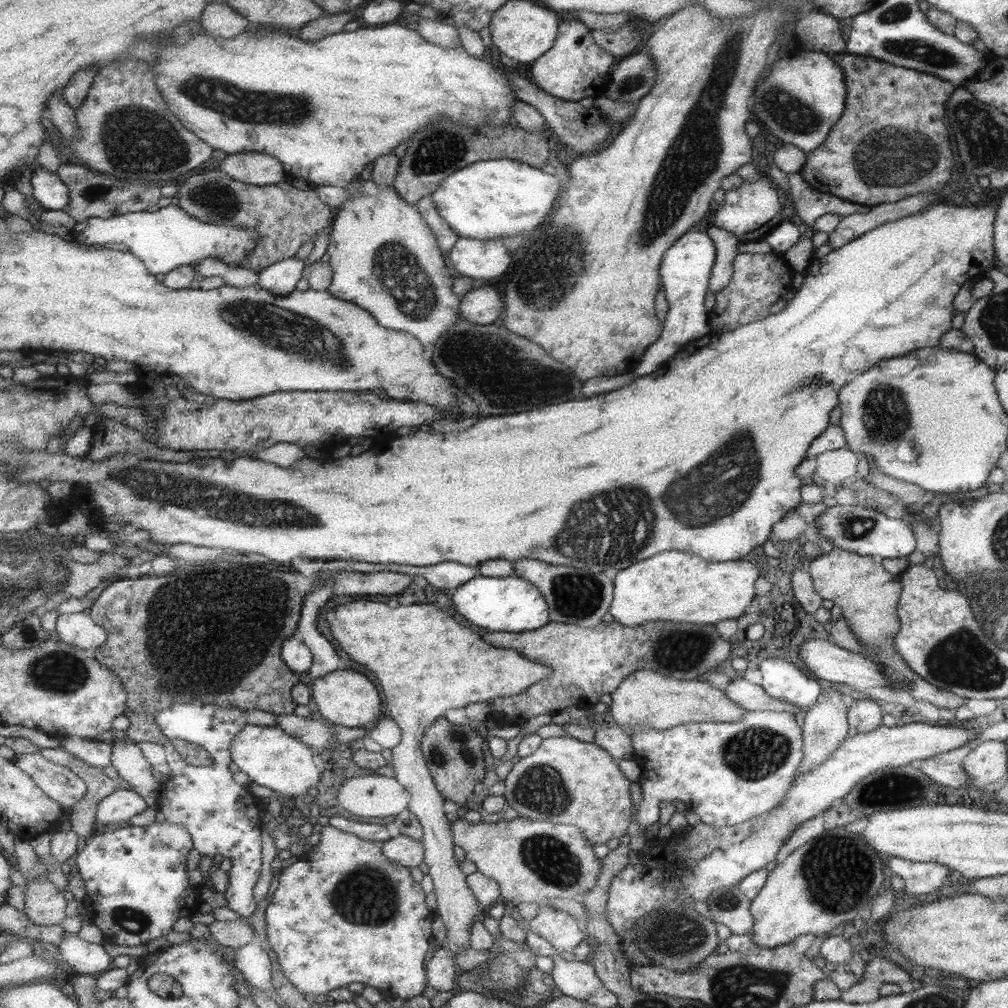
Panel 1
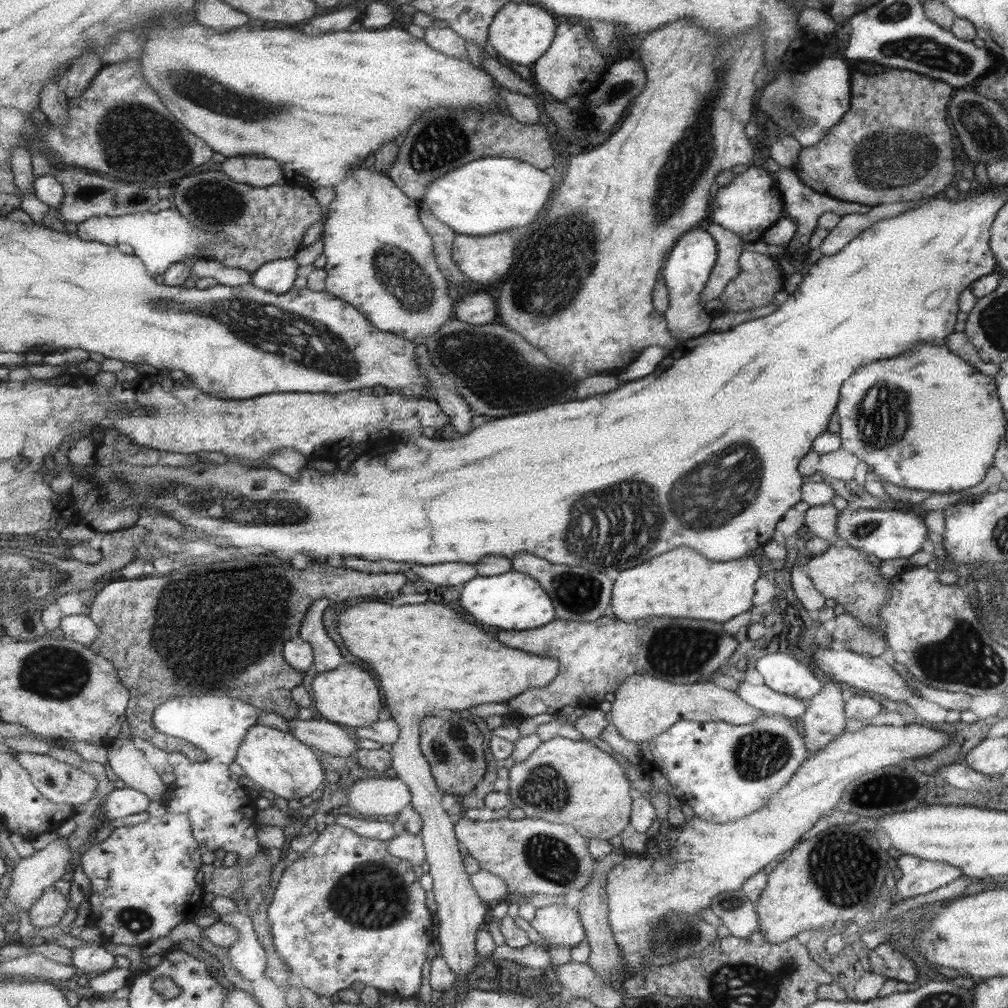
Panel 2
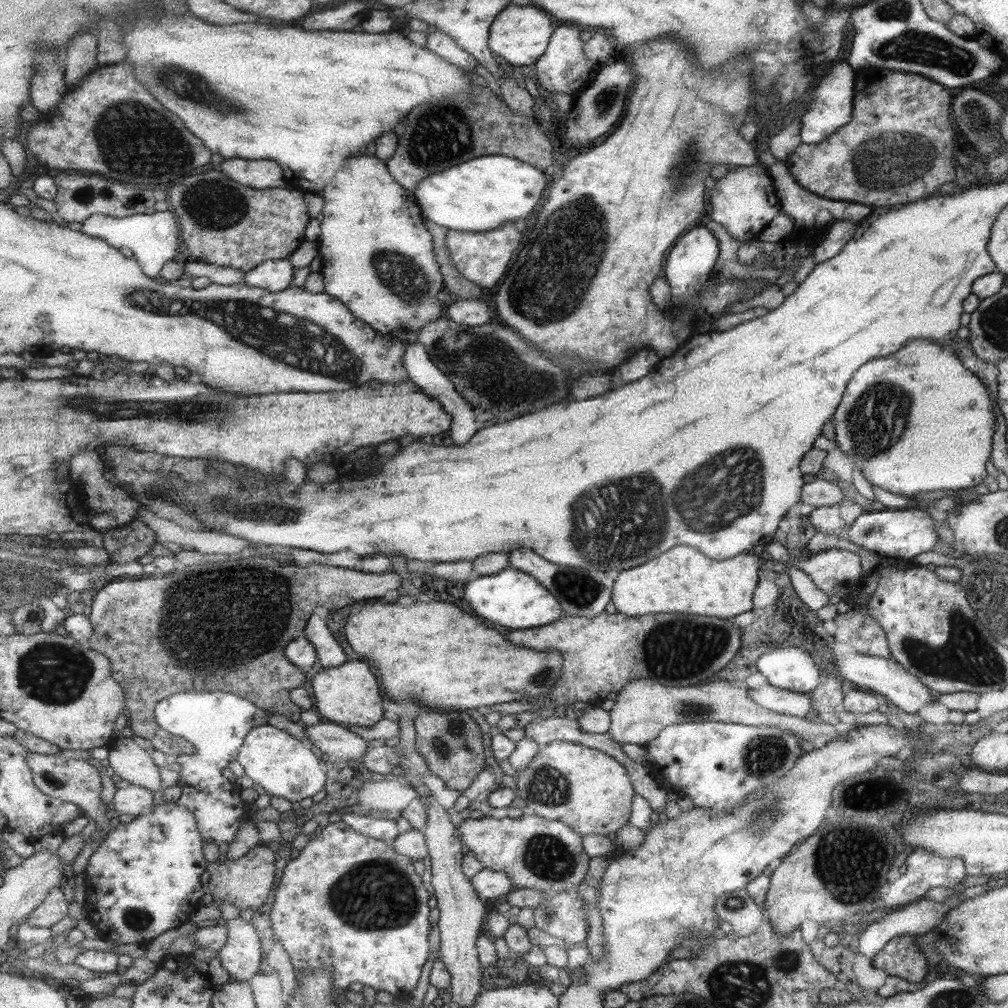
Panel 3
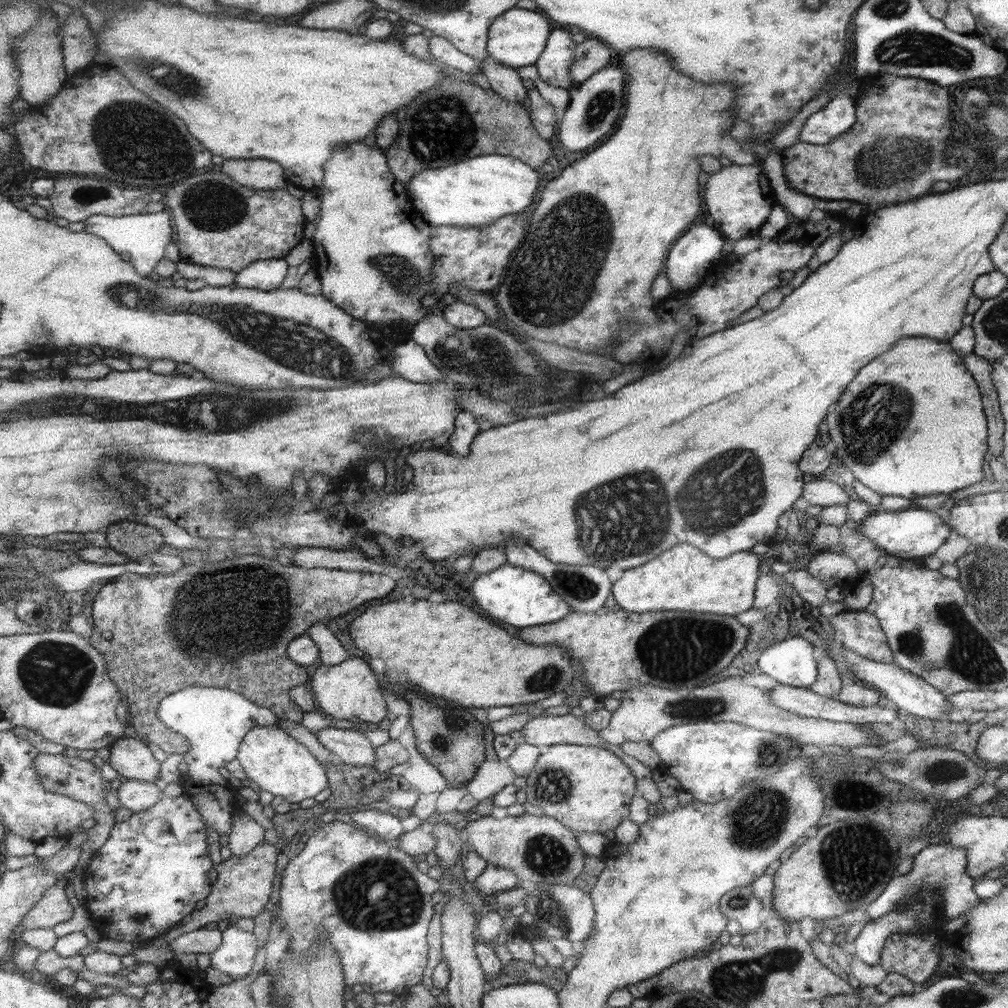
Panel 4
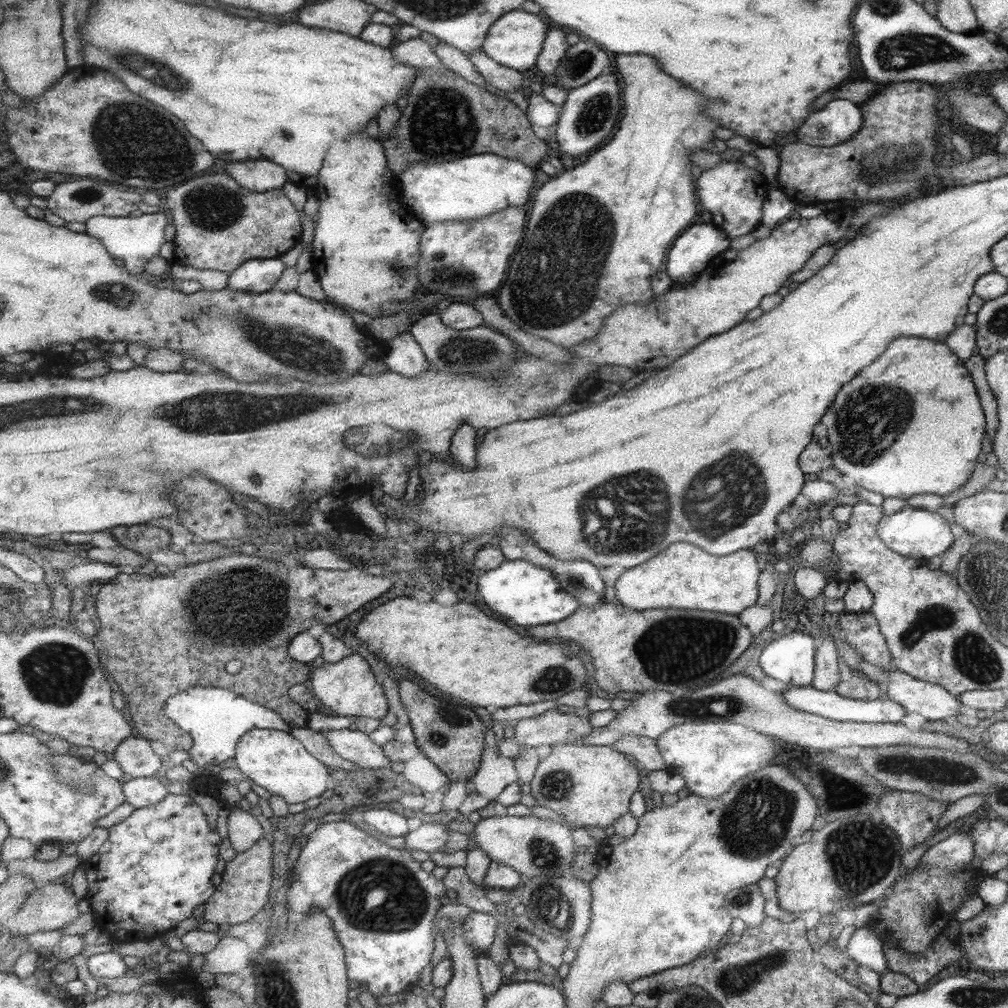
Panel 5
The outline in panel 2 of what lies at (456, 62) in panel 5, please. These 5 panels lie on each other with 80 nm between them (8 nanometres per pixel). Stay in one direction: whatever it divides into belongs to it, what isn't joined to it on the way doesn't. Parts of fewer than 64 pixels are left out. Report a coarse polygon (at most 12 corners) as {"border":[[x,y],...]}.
{"border":[[428,26],[424,39],[437,52],[471,61],[465,39],[451,27]]}

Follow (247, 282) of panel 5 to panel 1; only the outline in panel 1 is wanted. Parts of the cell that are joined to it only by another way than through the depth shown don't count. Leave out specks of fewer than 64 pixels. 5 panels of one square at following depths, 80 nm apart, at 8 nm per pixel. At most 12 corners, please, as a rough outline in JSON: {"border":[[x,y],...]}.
{"border":[[287,258],[260,273],[259,284],[289,296],[303,279],[305,260]]}

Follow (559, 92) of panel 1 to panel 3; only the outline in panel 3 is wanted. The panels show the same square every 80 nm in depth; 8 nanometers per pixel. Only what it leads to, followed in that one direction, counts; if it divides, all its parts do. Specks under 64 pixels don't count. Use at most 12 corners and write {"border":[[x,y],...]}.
{"border":[[559,24],[531,66],[537,86],[575,96],[595,70],[581,28]]}

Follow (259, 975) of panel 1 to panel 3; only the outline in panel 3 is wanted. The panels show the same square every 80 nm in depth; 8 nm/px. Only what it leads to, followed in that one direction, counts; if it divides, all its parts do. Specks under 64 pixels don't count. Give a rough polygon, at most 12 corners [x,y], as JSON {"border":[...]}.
{"border":[[245,918],[226,922],[219,952],[233,978],[250,982],[265,970],[261,934]]}

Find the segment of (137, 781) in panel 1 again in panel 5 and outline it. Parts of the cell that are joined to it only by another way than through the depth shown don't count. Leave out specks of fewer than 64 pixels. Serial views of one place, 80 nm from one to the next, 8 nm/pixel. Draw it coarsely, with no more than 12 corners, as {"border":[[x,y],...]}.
{"border":[[130,736],[113,752],[122,772],[149,778],[163,760],[143,736]]}

